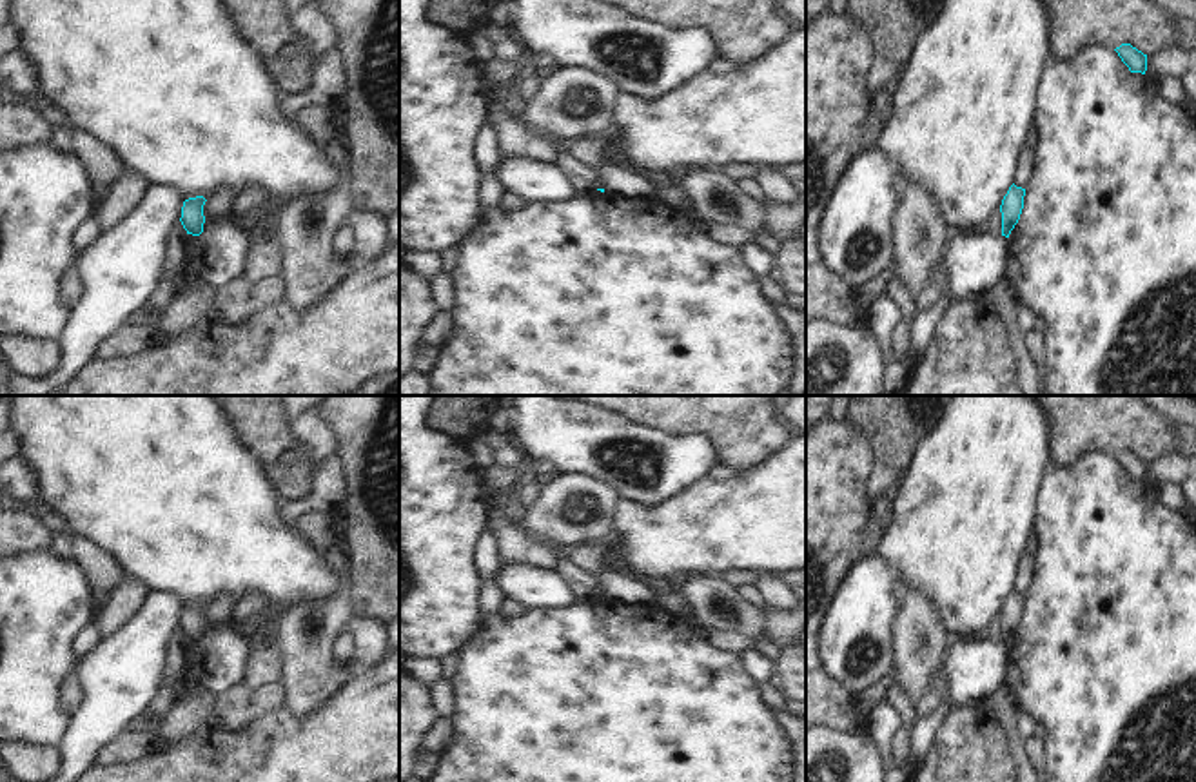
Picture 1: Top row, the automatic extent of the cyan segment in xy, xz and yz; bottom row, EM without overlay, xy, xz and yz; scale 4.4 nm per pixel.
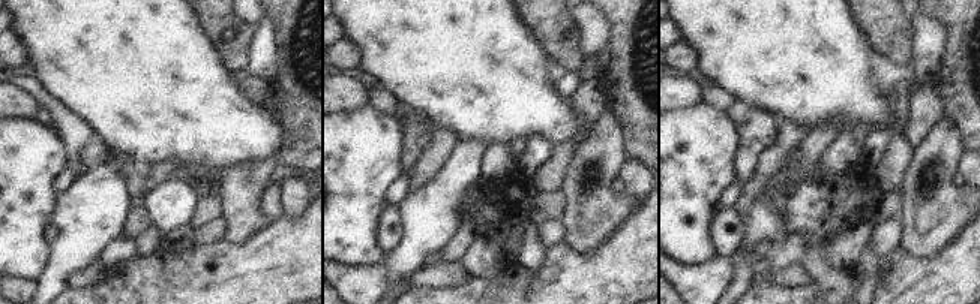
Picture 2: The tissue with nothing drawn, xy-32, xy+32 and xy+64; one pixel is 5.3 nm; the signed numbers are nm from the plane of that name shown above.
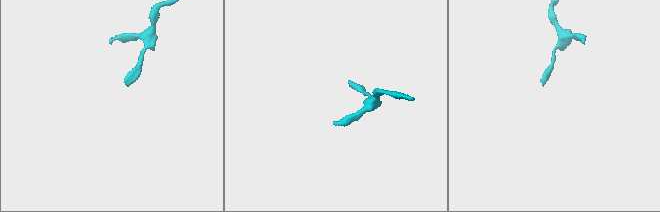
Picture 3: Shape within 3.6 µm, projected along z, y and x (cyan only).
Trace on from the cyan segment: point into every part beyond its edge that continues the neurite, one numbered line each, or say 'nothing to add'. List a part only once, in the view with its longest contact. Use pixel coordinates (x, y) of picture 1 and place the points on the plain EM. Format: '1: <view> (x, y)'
nothing to add

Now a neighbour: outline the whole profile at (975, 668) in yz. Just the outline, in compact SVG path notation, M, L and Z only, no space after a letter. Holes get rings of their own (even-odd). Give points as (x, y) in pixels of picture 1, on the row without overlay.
M989 637L958 639L946 660L949 691L944 697L956 708L987 702L1004 686L1009 664L1009 644Z

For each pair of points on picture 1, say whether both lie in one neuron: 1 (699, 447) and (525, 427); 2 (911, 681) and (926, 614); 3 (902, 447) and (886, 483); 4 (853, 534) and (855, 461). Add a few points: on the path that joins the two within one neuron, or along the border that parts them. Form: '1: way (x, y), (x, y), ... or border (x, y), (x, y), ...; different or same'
1: way (656, 441), (637, 434), (568, 432); same
2: way (913, 664), (919, 630); same
3: way (893, 456), (886, 474); same
4: way (852, 516), (852, 479); same

